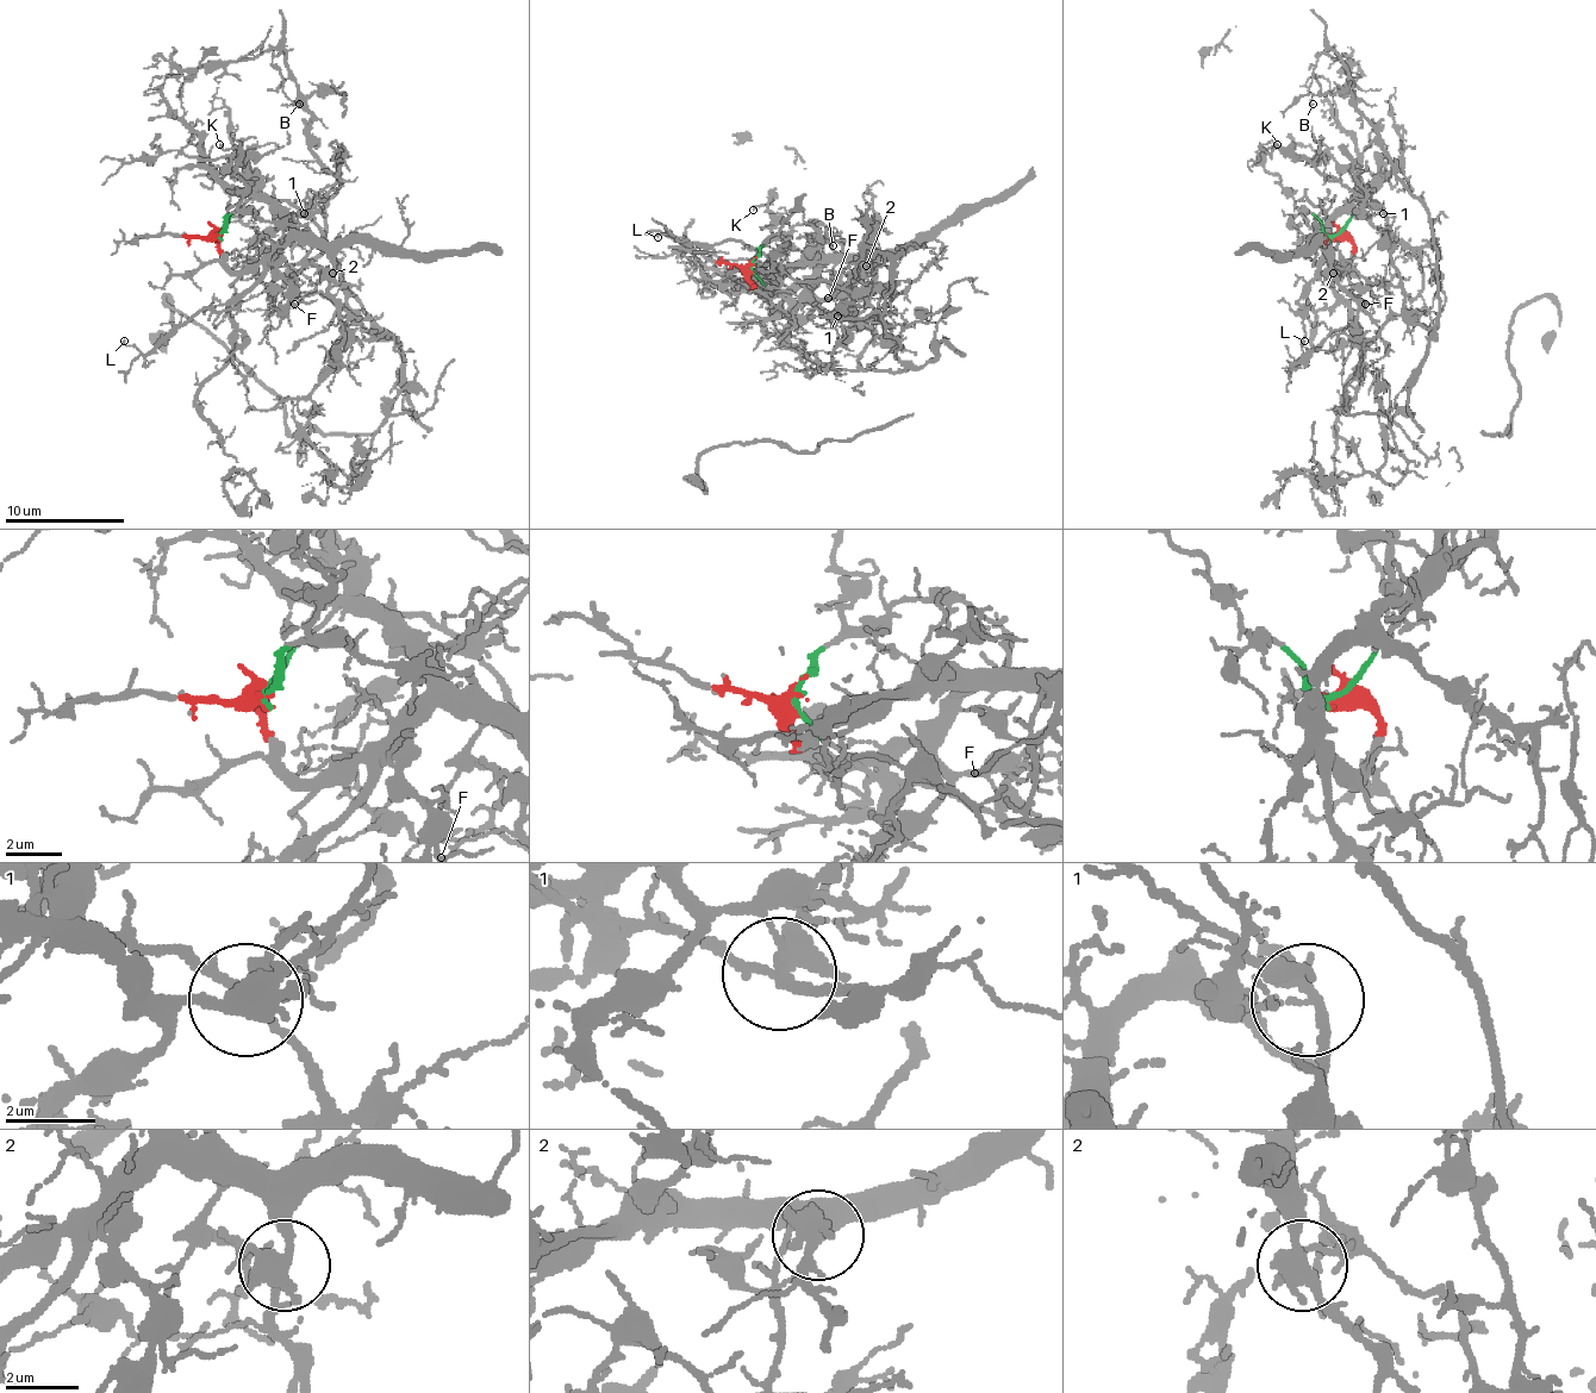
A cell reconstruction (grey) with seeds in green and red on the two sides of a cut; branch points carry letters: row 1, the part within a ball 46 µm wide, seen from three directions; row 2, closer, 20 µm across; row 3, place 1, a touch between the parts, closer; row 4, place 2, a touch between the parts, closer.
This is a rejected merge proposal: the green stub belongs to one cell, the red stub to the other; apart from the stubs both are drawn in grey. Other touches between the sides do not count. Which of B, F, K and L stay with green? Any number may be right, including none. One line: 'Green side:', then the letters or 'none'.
Green side: B, K

